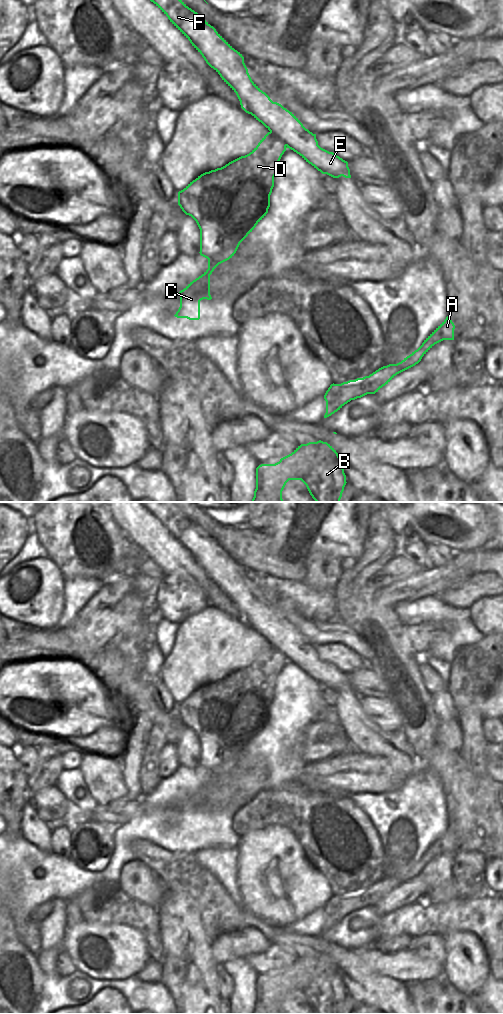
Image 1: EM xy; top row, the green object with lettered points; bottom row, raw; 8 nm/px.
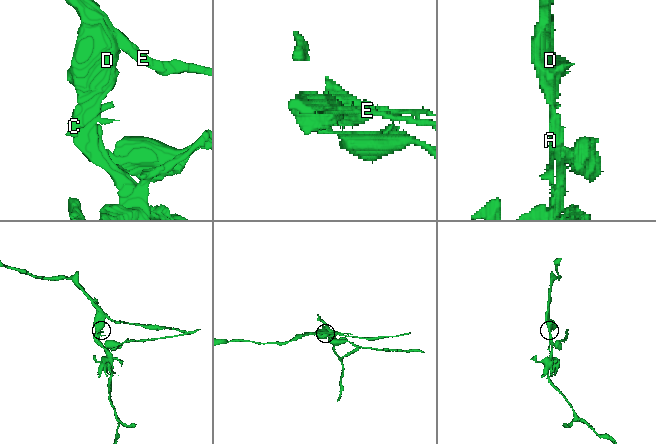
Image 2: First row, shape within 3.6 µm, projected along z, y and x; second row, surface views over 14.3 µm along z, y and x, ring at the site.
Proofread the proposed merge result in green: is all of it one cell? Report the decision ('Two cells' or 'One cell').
Two cells

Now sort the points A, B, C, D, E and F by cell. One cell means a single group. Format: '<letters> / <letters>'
A B C D F / E

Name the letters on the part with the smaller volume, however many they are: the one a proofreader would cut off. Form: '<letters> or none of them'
E

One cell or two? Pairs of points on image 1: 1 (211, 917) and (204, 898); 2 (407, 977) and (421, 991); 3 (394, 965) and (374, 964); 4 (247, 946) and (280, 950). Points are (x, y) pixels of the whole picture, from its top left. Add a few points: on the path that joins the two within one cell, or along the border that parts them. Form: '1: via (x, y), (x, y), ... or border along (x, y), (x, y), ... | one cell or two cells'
1: via (211, 912), (211, 905), (209, 903) | one cell
2: border along (435, 977), (406, 984) | two cells
3: via (389, 965), (379, 964) | one cell
4: border along (271, 944), (264, 951), (253, 953), (246, 958) | two cells

